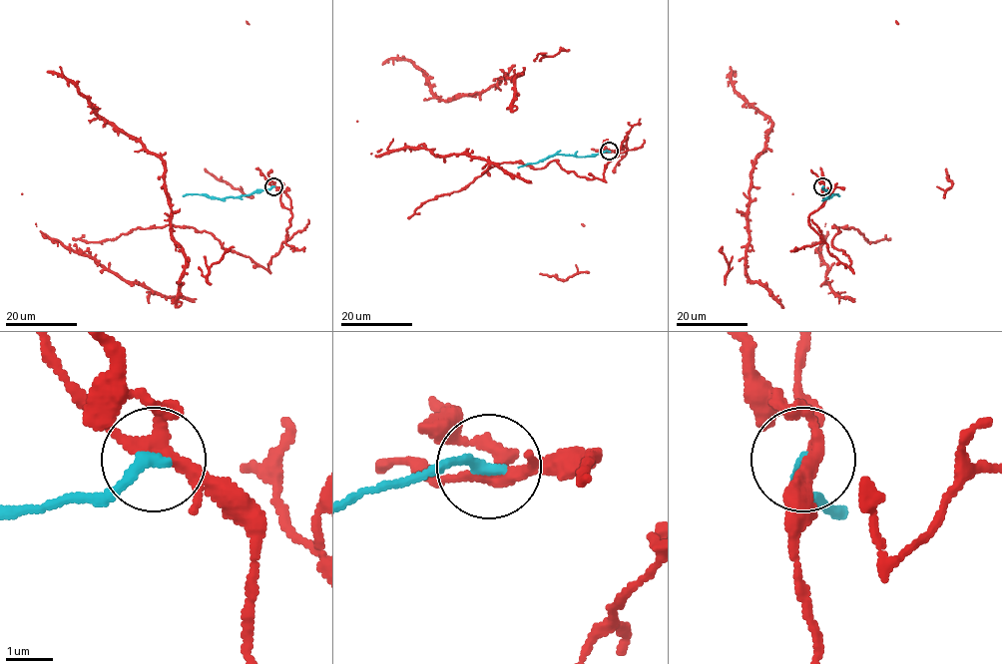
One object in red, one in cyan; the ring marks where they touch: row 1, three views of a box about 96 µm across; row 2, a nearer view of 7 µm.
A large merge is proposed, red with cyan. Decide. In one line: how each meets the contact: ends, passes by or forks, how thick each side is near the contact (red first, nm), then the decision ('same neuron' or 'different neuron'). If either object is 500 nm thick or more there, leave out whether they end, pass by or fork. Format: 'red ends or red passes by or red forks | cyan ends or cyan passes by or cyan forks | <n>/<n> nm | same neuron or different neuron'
red forks | cyan ends | 200/280 nm | different neuron

